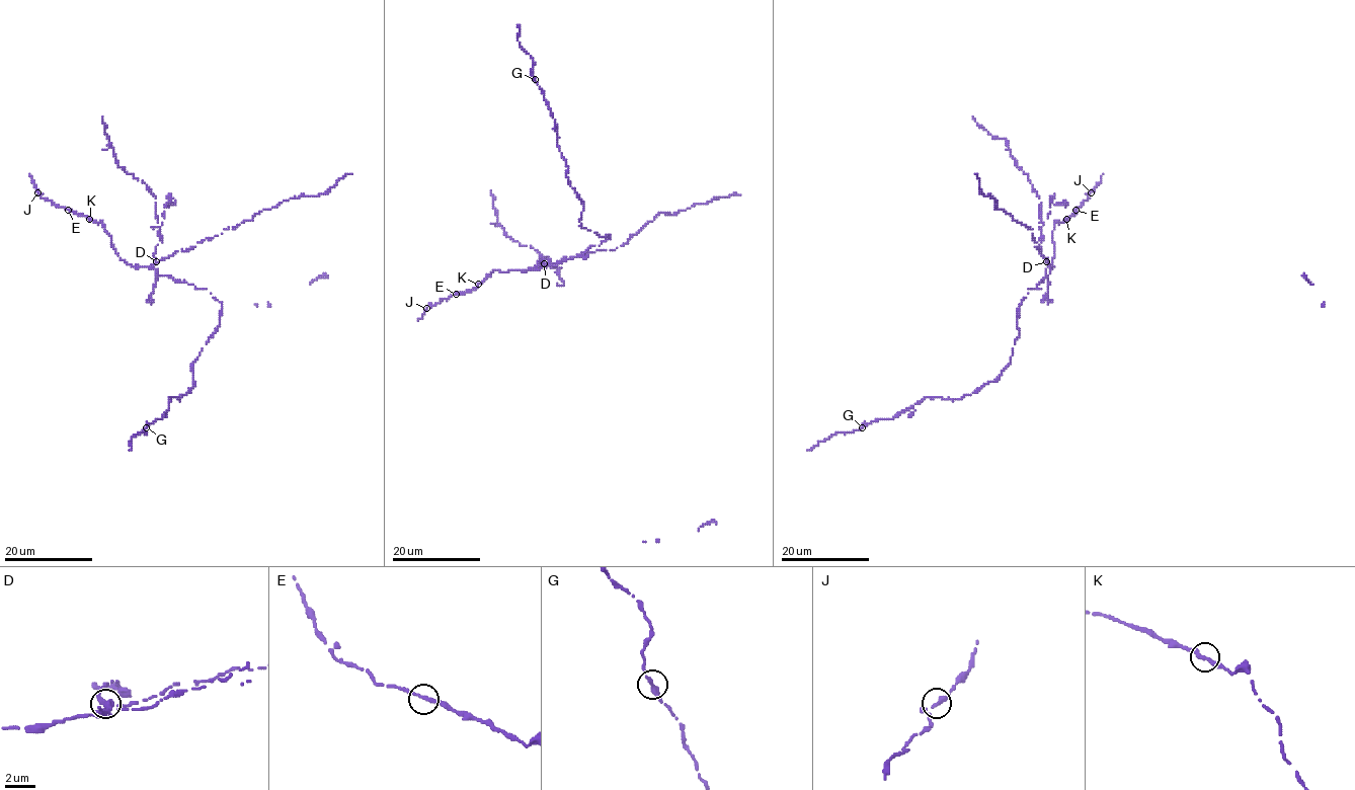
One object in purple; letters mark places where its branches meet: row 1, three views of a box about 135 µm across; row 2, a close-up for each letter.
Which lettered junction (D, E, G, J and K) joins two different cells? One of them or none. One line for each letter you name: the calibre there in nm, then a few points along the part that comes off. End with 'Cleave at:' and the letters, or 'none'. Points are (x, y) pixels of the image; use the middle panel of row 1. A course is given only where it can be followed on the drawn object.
D: 200 nm thick; foreign part runs (544, 263), (542, 259), (546, 257), (532, 247), (506, 236), (498, 224), (490, 189)
Cleave at: D

